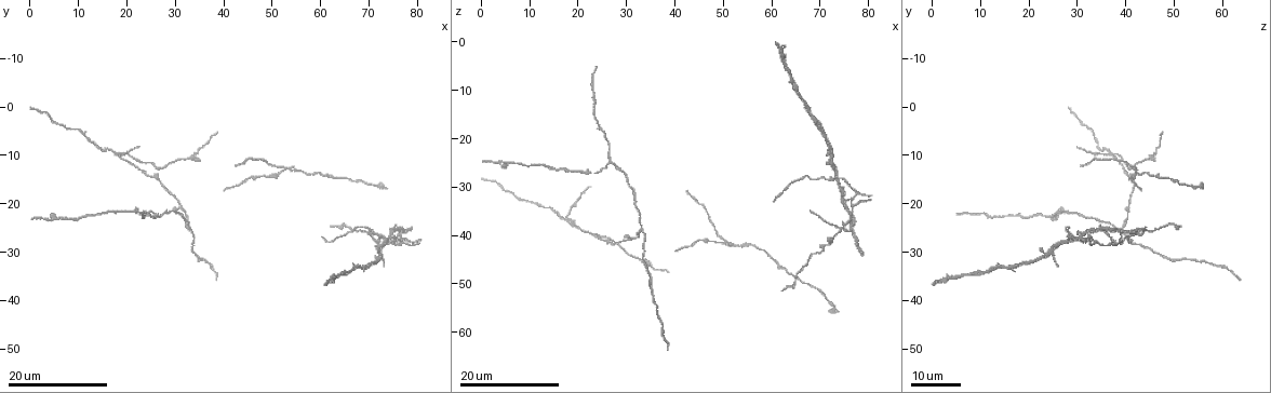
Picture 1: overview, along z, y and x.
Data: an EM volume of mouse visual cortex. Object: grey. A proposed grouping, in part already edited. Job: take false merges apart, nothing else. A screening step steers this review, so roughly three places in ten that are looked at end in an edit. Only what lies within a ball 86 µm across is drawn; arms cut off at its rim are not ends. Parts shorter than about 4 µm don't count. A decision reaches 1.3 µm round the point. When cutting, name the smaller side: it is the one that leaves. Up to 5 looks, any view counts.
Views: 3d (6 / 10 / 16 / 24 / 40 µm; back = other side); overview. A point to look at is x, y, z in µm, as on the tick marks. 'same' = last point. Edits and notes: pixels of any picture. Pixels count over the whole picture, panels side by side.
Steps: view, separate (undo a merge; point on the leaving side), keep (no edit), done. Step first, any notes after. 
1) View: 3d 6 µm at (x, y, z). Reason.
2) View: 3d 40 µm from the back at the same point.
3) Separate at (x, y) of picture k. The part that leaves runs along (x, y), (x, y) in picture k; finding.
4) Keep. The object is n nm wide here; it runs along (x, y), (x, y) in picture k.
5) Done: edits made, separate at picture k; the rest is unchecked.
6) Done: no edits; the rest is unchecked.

View: 3d 24 µm at (22.0, 21.5, 27.0). Thick turns thin.

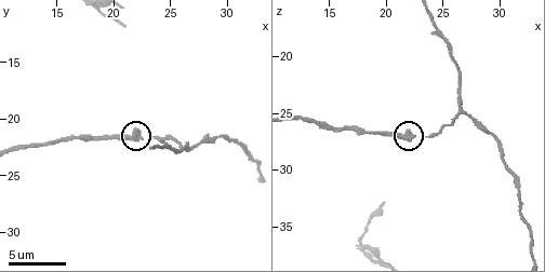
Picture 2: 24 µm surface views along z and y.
View: 3d 6 µm at (22.2, 21.8, 27.2).

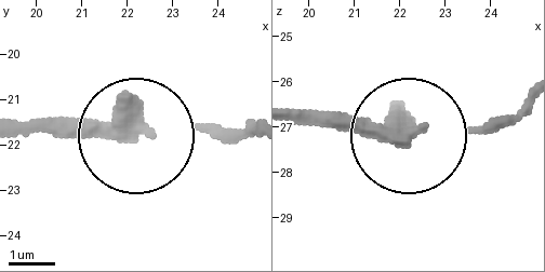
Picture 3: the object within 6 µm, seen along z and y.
Separate at (49, 119) of picture 3. The part that leaves runs along (118, 134), (17, 134) in picture 3; a second neuron is stuck on.

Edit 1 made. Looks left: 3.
View: overview. Redraw.

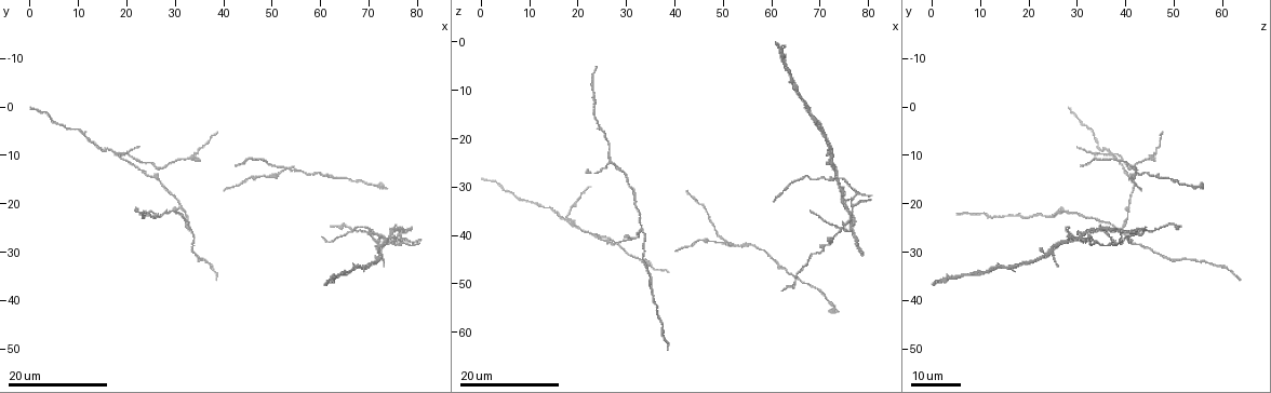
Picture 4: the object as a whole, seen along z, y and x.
View: 3d 16 µm at (33.0, 25.0, 39.0). Arms part here.

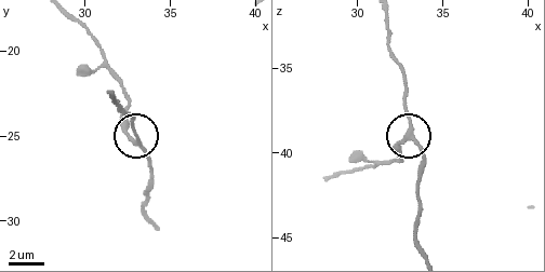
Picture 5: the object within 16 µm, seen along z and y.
View: 3d 10 µm at (33.3, 25.4, 38.9).

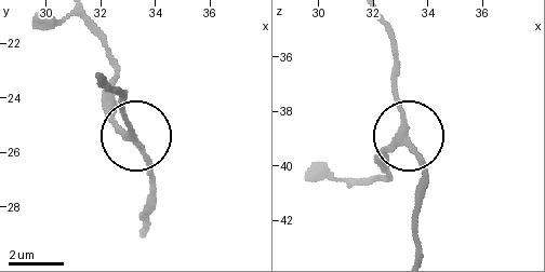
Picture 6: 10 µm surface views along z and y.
Keep. The side arm is 31 µm long; it runs along (83, 23), (116, 71), (114, 113), (153, 180) in picture 6; all the same neuron.

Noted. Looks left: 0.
Done: edits made, separate at picture 3; the rest is unchecked.

